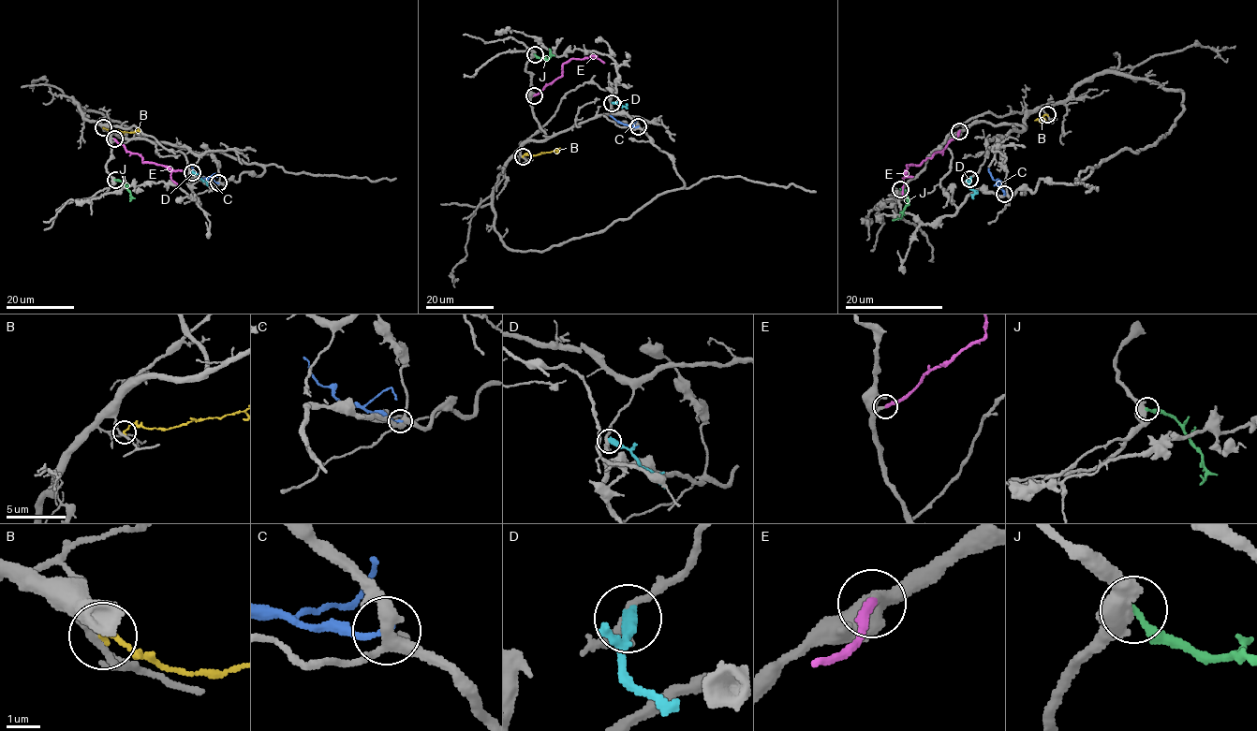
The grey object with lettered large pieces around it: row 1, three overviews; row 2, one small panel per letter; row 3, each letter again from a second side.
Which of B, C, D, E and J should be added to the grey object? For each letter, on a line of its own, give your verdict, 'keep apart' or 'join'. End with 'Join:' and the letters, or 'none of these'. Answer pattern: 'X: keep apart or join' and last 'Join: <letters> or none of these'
B: keep apart
C: keep apart
D: keep apart
E: join
J: keep apart
Join: E

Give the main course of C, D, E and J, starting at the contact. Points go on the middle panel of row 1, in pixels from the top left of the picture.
C: (638, 126), (621, 124), (610, 115)
D: (612, 103), (628, 106)
E: (534, 95), (561, 76), (563, 65), (570, 59), (597, 56)
J: (535, 54), (547, 59), (551, 55), (549, 49)

